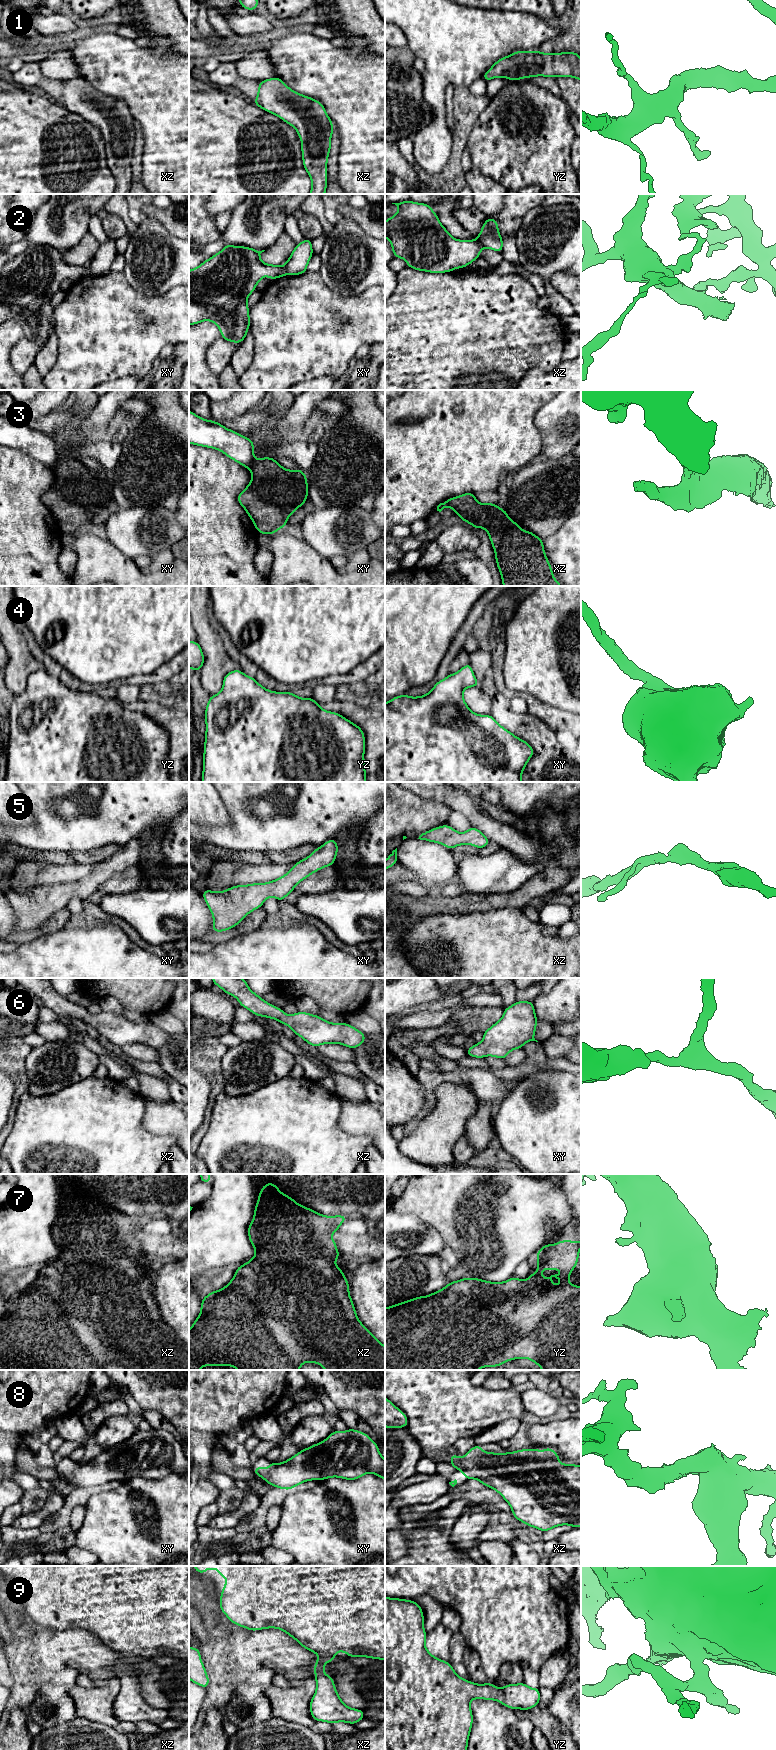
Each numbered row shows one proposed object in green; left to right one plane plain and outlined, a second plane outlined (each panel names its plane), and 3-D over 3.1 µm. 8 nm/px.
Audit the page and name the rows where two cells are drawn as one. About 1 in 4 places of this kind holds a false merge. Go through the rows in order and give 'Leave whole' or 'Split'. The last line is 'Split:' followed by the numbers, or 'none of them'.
1: Leave whole
2: Split
3: Split
4: Leave whole
5: Leave whole
6: Leave whole
7: Leave whole
8: Leave whole
9: Leave whole
Split: 2, 3

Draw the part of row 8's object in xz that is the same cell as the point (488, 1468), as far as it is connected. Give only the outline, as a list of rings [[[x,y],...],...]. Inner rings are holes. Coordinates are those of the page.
[[[474,1445],[465,1456],[450,1455],[450,1463],[461,1470],[467,1480],[477,1479],[483,1486],[493,1488],[510,1505],[512,1515],[520,1522],[547,1532],[554,1527],[581,1527],[581,1466],[559,1464],[560,1456],[551,1447],[540,1451],[521,1449],[507,1453],[483,1452]],[[531,1455],[552,1455],[549,1459],[532,1459]]]

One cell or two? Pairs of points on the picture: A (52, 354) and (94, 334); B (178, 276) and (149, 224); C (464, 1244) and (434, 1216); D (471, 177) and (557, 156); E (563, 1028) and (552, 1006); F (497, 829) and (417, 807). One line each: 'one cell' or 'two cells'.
A: two cells
B: one cell
C: one cell
D: two cells
E: two cells
F: two cells

